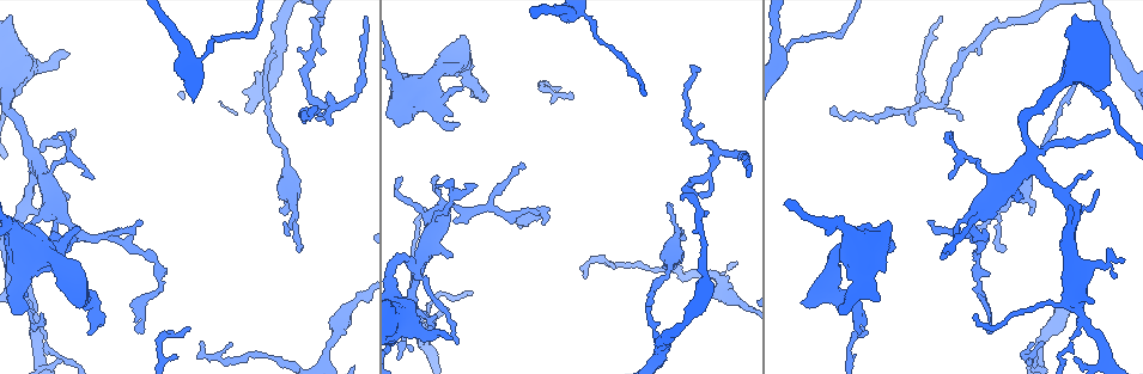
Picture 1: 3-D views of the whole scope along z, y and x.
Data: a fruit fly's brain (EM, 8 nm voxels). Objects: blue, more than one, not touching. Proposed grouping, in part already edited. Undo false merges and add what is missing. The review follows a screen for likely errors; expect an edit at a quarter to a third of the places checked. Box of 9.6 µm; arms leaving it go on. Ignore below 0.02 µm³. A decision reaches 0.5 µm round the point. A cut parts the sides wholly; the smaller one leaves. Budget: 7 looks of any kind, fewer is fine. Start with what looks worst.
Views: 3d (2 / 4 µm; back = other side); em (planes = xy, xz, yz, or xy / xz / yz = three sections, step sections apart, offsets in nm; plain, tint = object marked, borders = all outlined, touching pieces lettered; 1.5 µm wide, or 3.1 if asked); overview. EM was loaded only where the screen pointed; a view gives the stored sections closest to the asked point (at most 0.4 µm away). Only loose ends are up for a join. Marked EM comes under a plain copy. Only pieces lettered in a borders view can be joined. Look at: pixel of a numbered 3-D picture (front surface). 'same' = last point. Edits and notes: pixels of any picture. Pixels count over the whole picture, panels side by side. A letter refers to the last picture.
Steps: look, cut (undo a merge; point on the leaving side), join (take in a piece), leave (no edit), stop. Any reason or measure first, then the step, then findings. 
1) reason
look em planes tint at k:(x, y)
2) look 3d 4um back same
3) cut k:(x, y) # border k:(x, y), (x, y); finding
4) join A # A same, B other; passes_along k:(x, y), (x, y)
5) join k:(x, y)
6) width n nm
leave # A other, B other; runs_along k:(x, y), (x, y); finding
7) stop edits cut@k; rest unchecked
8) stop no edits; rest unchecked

look em planes borders at 1:(83, 306)

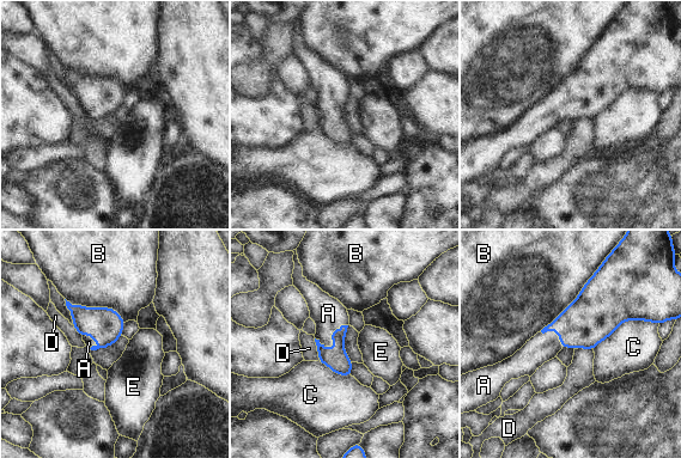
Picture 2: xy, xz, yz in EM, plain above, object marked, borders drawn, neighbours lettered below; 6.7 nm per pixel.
join A # A same, B other, C other, D other, E other; passes_along 2:(339, 362), (334, 342), (328, 313); it goes on there

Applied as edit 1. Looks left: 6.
three arms meet
look 3d 4um at 1:(276, 48)

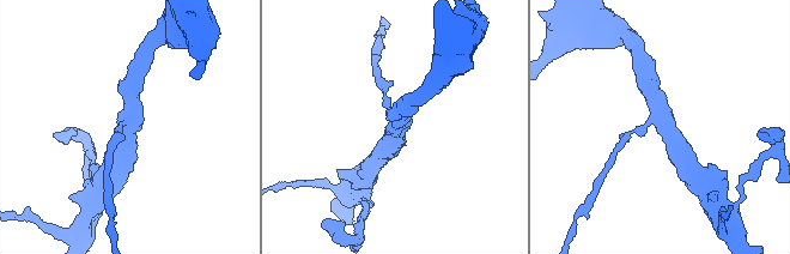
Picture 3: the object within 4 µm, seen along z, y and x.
arms 3
look em planes borders at 3:(656, 119)

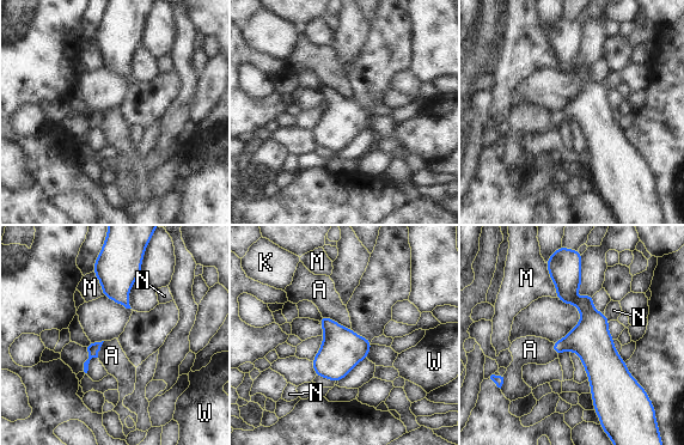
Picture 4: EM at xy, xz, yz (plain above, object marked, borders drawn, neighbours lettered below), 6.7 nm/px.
leave # A other, K other, M other, N other, W other; runs_along 4:(573, 269), (597, 406); all the same cell

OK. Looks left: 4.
stops while still wide
look em yz step 8 borders at 1:(842, 313)

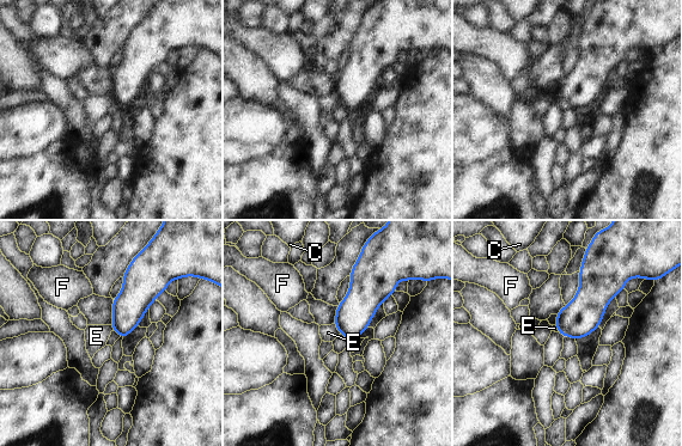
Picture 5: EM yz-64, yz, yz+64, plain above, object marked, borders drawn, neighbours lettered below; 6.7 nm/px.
another direction
look em planes borders same

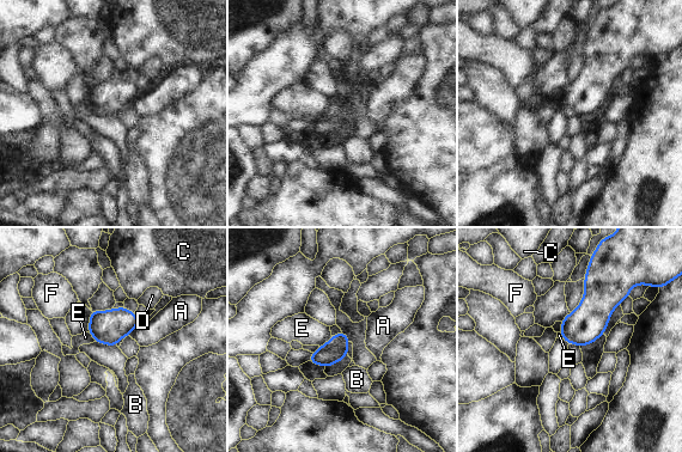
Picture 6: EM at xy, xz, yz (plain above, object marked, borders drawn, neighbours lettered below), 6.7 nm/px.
leave # A other, B other, C other, D other, E other, F other; border 6:(332, 336), (318, 346); no lettered piece goes on from it

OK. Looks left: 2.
stop edits join@2; rest unchecked

